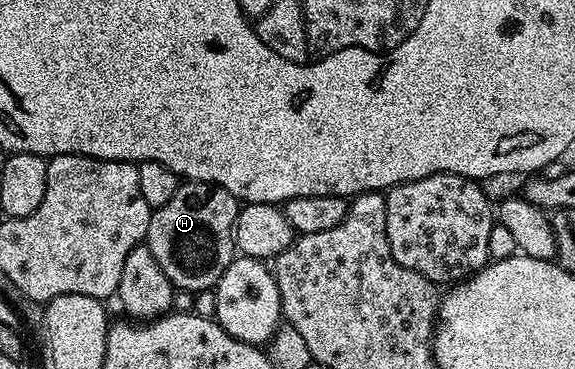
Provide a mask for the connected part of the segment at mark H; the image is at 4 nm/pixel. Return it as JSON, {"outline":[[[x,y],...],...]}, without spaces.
{"outline":[[[186,181],[179,184],[176,195],[164,203],[164,207],[153,210],[148,223],[144,244],[152,251],[152,259],[160,263],[160,271],[168,275],[175,290],[186,293],[202,293],[213,290],[224,271],[233,263],[236,256],[234,248],[234,224],[238,218],[240,202],[224,187],[211,185],[208,181]]]}

